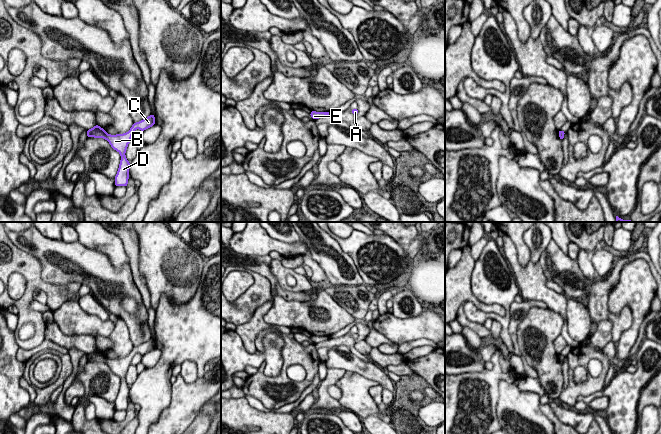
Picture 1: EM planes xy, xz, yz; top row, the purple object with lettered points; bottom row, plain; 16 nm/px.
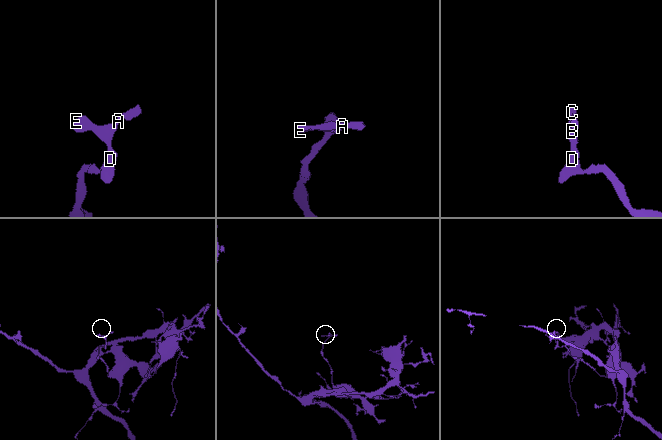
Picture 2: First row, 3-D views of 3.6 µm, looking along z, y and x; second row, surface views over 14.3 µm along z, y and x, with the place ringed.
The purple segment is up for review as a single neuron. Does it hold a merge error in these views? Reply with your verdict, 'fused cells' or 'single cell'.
single cell

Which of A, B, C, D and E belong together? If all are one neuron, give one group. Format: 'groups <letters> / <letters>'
groups A B C D E

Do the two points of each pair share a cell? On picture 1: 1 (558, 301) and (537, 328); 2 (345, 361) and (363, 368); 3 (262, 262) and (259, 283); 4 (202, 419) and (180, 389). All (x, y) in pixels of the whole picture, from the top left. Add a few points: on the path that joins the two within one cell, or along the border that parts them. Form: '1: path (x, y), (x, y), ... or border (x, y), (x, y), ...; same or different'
1: border (547, 307), (562, 317), (563, 326), (560, 332); different
2: path (349, 362), (359, 366); same
3: border (243, 267), (263, 275), (269, 281), (271, 290); different
4: border (203, 404), (190, 423); different

